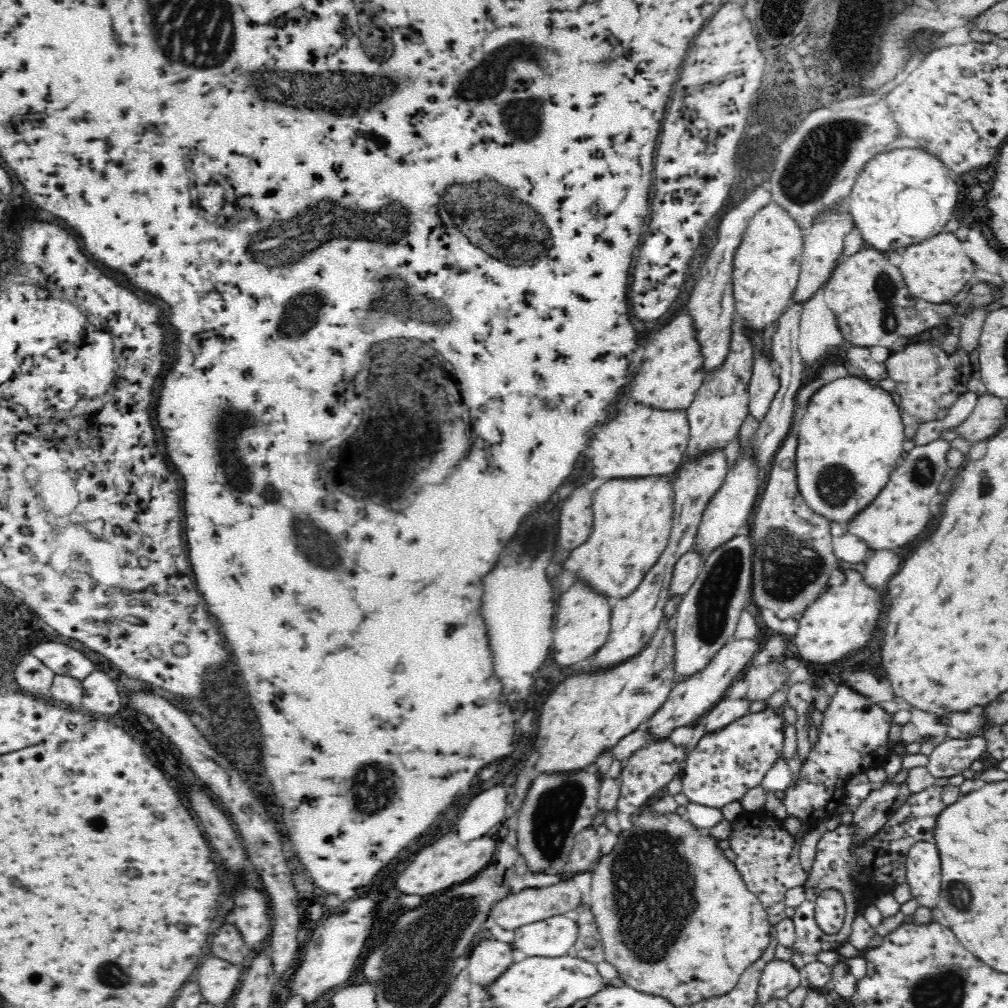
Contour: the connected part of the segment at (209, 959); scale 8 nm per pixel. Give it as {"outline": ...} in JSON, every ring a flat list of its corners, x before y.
{"outline":[[205,956,196,970,198,984,205,1002,220,1004,232,999,241,980,240,969,236,964,217,956]]}

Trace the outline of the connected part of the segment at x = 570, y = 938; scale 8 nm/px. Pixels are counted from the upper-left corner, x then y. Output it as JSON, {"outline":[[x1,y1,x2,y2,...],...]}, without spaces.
{"outline":[[571,914,560,916,551,916,546,920,533,922,524,925,514,931,514,941,510,943,511,948,516,951,522,951,524,956,542,956,556,958,562,955,568,955,573,952,573,947,577,942,578,927,574,920,570,920]]}

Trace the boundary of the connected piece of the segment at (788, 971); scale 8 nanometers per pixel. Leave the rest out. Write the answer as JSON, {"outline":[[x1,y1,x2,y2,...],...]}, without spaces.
{"outline":[[771,960,766,964,757,988,757,1001,764,1004,772,998,786,998,800,986,800,971,791,960]]}

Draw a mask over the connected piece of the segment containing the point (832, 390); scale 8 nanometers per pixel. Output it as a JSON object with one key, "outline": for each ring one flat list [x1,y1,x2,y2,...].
{"outline":[[848,374,821,386,797,424,800,494,814,512,843,525,878,496,905,451,905,427,897,402,868,380]]}

